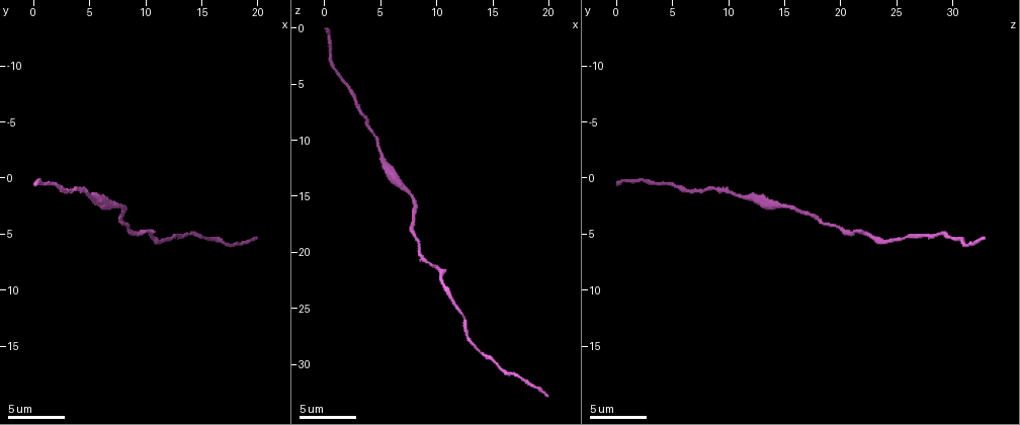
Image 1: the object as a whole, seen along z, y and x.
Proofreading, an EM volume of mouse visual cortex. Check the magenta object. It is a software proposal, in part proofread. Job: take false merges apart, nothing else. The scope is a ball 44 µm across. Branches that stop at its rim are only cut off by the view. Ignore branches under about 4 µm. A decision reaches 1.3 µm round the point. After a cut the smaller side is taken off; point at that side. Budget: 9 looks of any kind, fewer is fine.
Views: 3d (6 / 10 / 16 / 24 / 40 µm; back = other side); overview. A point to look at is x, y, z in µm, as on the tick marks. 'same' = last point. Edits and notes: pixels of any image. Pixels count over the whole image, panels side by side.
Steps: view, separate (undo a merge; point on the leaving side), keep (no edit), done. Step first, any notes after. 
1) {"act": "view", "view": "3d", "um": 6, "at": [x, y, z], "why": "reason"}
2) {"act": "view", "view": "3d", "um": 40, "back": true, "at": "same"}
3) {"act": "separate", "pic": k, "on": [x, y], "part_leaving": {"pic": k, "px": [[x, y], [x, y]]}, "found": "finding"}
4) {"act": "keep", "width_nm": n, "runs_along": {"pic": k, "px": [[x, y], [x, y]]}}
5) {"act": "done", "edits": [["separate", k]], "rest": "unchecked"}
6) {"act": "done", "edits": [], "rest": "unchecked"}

{"act": "view", "view": "3d", "um": 10, "at": [5.4, 2.0, 11.6], "why": "calibre changes"}

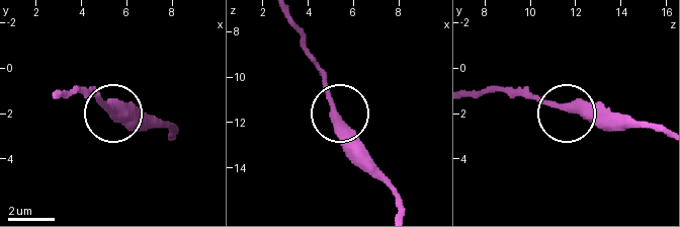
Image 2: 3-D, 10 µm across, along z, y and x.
{"act": "view", "view": "3d", "um": 6, "at": [5.2, 1.7, 11.7]}

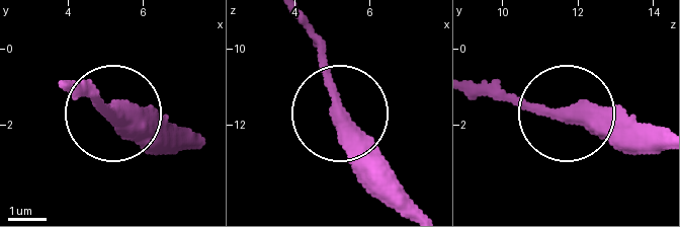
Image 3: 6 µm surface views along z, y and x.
{"act": "keep", "runs_along": {"pic": 3, "px": [[187, 150], [130, 128], [84, 92]]}, "found": "continuous, no second cell"}

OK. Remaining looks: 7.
{"act": "view", "view": "3d", "um": 10, "at": [8.0, 3.8, 18.2]}

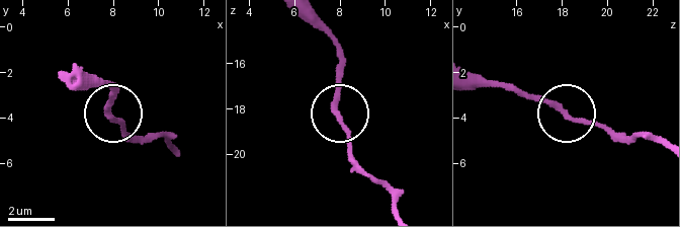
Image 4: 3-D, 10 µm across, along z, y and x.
{"act": "keep", "width_nm": 220, "found": "continuous, no second cell"}

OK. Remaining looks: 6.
{"act": "view", "view": "3d", "um": 16, "at": [15.4, 5.4, 30.0], "why": "thin neck"}

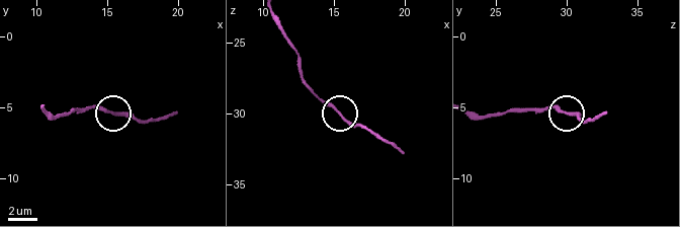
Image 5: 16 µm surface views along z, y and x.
{"act": "view", "view": "3d", "um": 16, "back": true, "at": [15.4, 5.4, 29.8], "why": "from behind"}

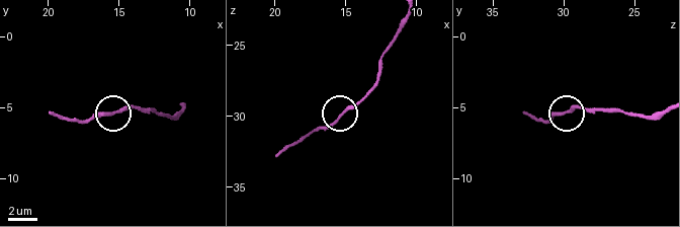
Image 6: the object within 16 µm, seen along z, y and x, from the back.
{"act": "keep", "width_nm": 180, "runs_along": {"pic": 6, "px": [[408, 19], [381, 59], [376, 84], [302, 141]]}, "found": "one cell here"}

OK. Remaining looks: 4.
{"act": "view", "view": "3d", "um": 10, "at": [11.2, 5.6, 24.2], "why": "thick turns thin"}

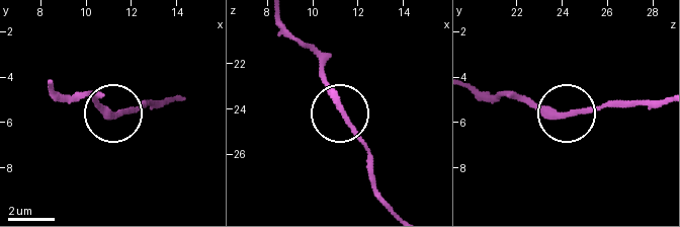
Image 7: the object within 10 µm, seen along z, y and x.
{"act": "view", "view": "3d", "um": 10, "back": true, "at": [11.3, 5.7, 24.2], "why": "other side"}

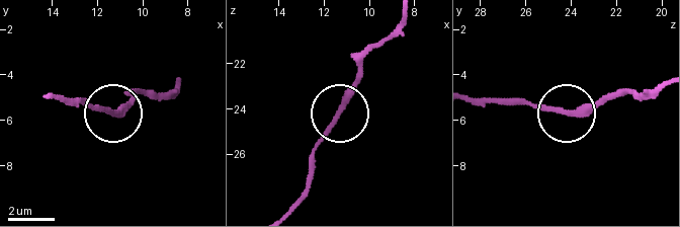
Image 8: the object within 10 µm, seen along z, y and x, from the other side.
{"act": "keep", "width_nm": 270, "runs_along": {"pic": 8, "px": [[659, 85], [561, 115], [505, 102]]}, "found": "continuous, no second cell"}

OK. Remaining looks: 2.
{"act": "done", "edits": [], "rest": "unchecked"}

